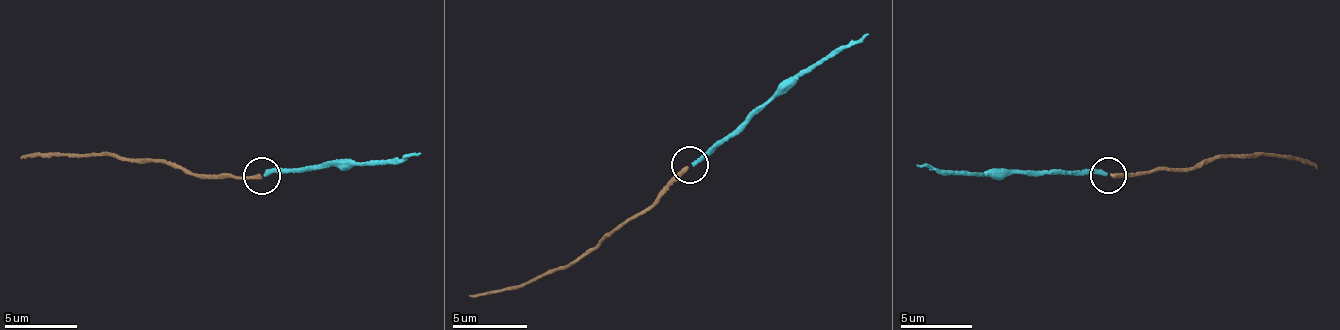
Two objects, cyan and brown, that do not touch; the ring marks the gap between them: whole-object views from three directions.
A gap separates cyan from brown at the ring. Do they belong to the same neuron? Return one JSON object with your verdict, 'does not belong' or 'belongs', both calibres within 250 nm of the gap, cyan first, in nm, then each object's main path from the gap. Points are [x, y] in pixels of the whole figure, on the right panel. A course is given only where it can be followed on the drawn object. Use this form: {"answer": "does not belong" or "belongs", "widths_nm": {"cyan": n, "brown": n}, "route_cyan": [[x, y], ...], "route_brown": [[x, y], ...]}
{"answer": "belongs", "widths_nm": {"cyan": 240, "brown": 280}, "route_cyan": [[1108, 175], [1079, 175], [1060, 167], [1029, 173], [965, 175], [915, 164]], "route_brown": [[1110, 176], [1130, 178], [1163, 167], [1192, 171], [1204, 163], [1239, 156], [1281, 155], [1317, 169]]}

